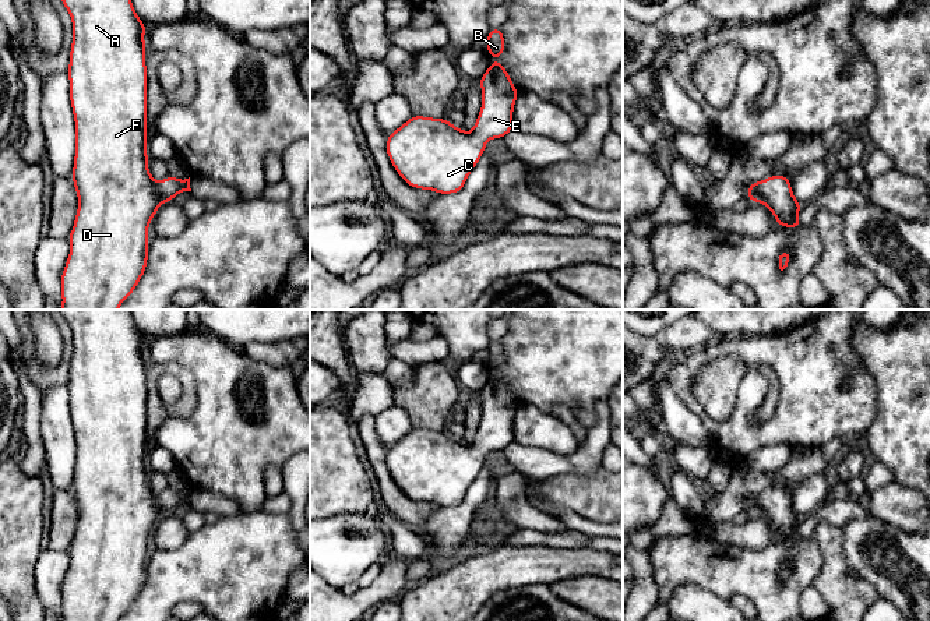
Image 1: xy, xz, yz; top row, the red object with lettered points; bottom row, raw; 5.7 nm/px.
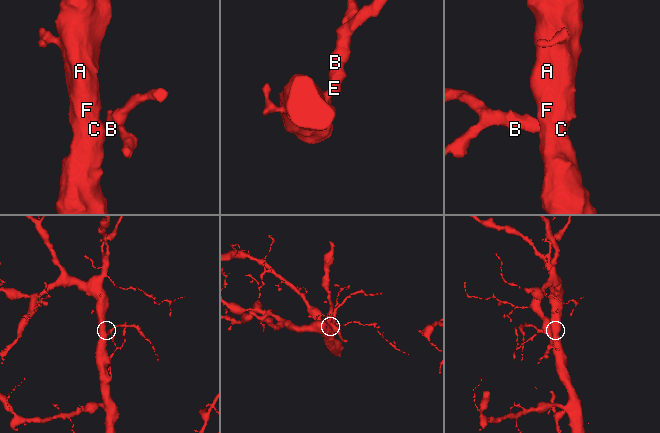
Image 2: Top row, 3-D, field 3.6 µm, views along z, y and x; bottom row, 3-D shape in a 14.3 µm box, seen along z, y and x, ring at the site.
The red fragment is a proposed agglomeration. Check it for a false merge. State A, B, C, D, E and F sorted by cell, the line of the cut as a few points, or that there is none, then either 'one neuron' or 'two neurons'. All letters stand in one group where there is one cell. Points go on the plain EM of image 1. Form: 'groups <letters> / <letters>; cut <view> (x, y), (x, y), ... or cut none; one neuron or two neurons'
groups A B C D E F; cut none; one neuron

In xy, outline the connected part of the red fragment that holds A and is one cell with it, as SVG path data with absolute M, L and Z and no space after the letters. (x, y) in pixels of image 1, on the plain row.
M59 310L73 334L73 354L67 389L75 434L73 497L78 522L68 548L70 567L61 585L60 621L119 621L135 603L148 575L148 540L158 521L183 504L191 504L190 490L168 488L156 494L148 481L147 466L147 377L145 336L137 328L131 310Z

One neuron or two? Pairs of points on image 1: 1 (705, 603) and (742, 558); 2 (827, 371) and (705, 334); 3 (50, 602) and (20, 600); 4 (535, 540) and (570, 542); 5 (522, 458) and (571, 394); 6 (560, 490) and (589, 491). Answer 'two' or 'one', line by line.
1: two
2: two
3: two
4: one
5: two
6: one

